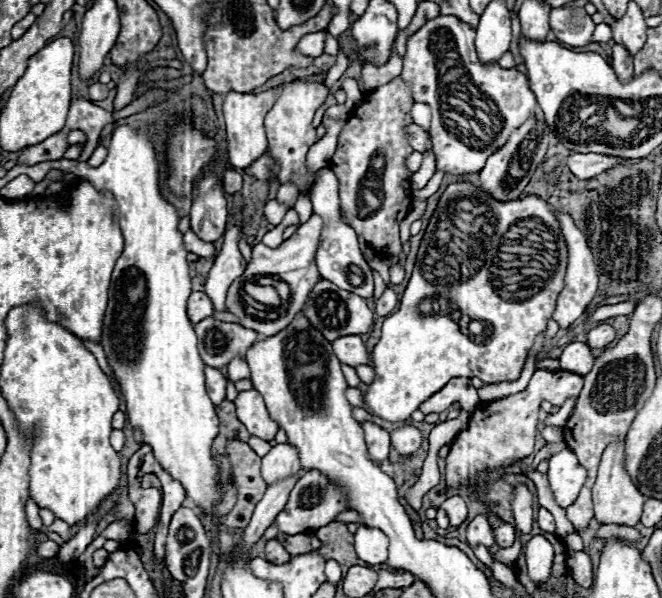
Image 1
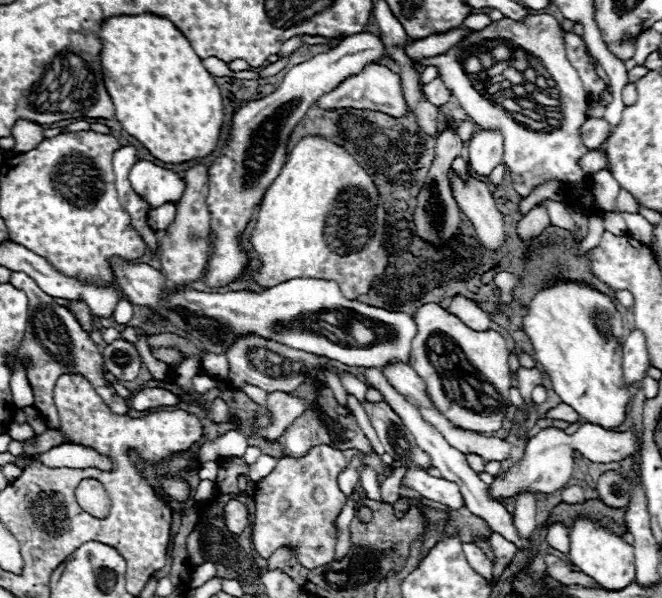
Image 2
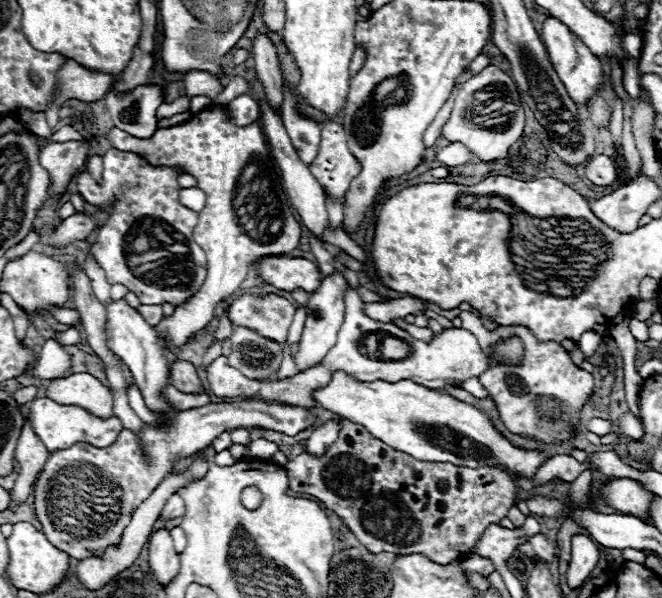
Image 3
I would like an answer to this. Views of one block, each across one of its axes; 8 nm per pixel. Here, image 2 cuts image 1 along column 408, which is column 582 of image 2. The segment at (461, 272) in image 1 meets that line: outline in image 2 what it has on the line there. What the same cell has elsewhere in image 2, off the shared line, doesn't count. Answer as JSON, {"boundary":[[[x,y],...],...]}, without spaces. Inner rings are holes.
{"boundary":[[[556,280],[552,286],[548,286],[548,288],[544,288],[544,290],[538,290],[538,292],[534,294],[534,298],[530,300],[530,304],[526,306],[526,316],[522,318],[522,328],[524,328],[526,336],[530,338],[530,342],[532,342],[536,362],[544,368],[546,376],[548,376],[550,382],[552,382],[554,392],[562,398],[564,404],[572,406],[586,422],[598,424],[598,426],[602,426],[602,428],[606,428],[606,430],[608,430],[608,428],[614,428],[614,426],[620,426],[620,424],[626,420],[626,408],[628,408],[628,404],[630,404],[630,396],[632,396],[632,394],[630,394],[628,388],[622,388],[622,342],[624,342],[624,340],[622,340],[622,334],[624,334],[624,322],[622,322],[622,316],[620,316],[620,312],[618,312],[618,308],[616,308],[614,300],[612,300],[610,296],[598,292],[596,288],[590,288],[590,286],[584,284],[584,282],[560,282],[560,280]],[[600,312],[606,312],[608,318],[610,318],[610,322],[608,322],[608,332],[606,332],[606,334],[600,334],[598,330],[594,330],[594,316],[600,314]]]}

